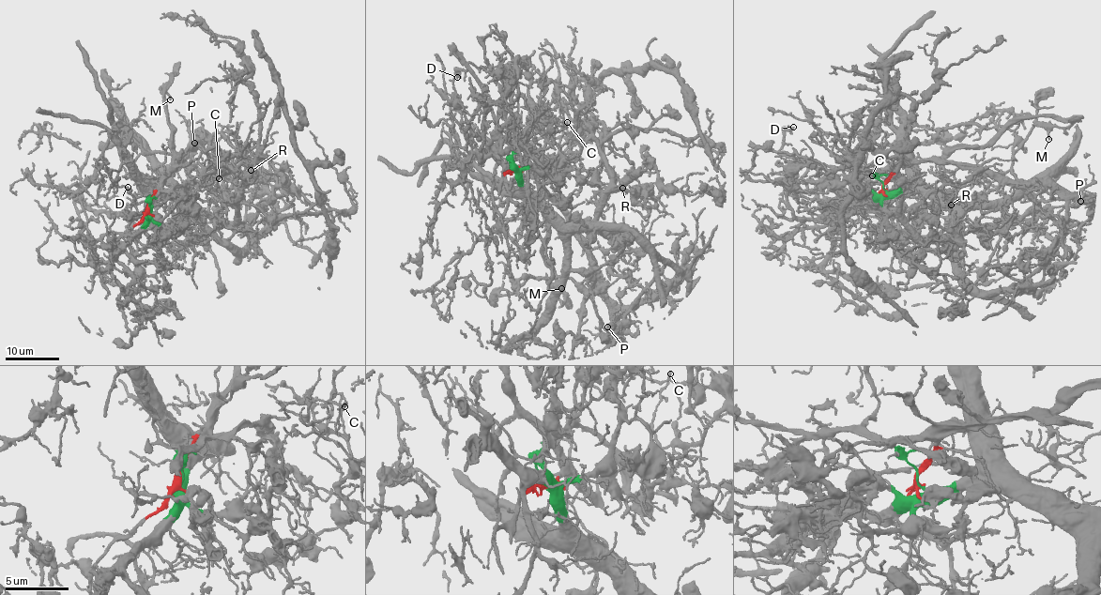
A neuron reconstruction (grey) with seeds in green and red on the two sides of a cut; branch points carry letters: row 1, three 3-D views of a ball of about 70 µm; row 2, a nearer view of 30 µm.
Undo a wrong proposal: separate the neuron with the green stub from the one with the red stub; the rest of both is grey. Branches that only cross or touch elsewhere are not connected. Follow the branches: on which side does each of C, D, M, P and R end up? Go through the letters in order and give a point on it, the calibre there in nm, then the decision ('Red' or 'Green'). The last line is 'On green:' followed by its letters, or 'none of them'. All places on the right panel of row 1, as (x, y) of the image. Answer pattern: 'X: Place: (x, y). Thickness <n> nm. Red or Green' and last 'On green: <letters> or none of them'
C: Place: (872, 175). Thickness 110 nm. Green
D: Place: (793, 127). Thickness 220 nm. Red
M: Place: (1048, 139). Thickness 140 nm. Red
P: Place: (1080, 201). Thickness 140 nm. Red
R: Place: (951, 205). Thickness 110 nm. Green
On green: C, R

